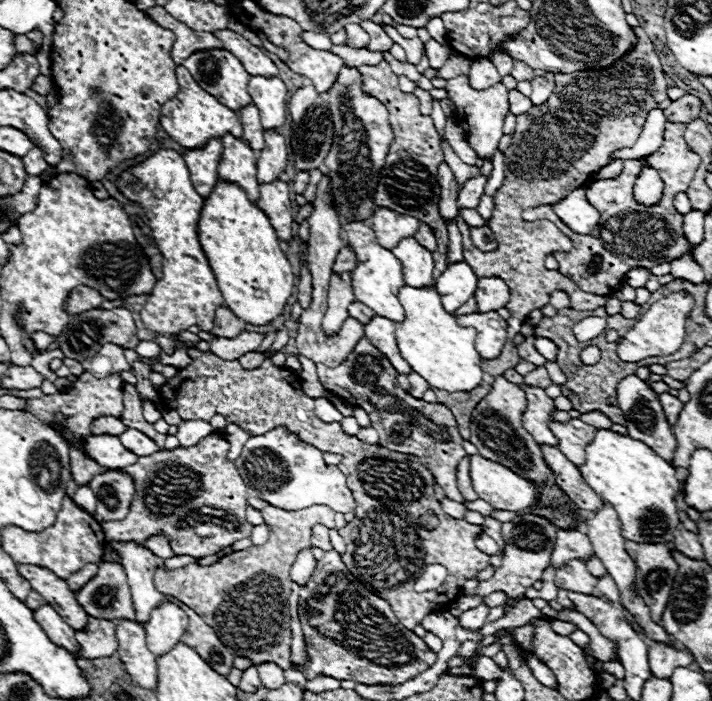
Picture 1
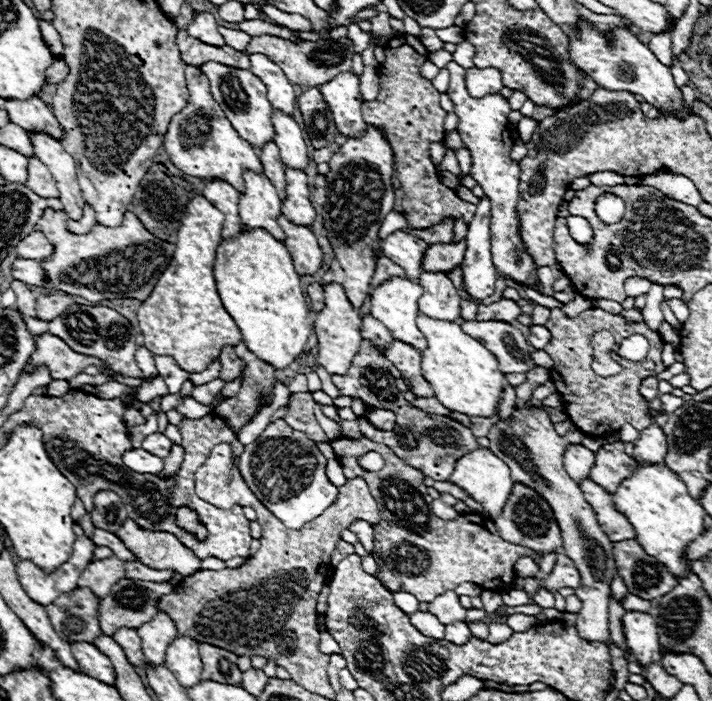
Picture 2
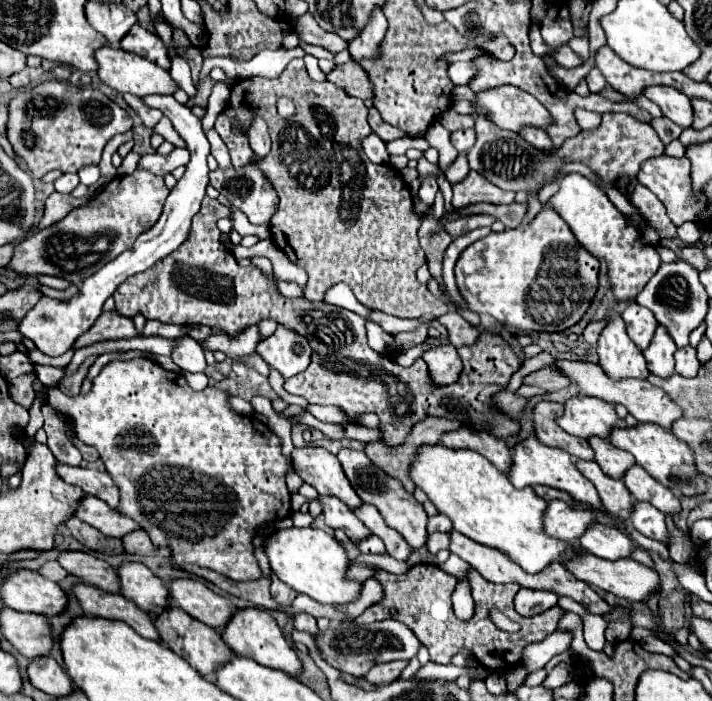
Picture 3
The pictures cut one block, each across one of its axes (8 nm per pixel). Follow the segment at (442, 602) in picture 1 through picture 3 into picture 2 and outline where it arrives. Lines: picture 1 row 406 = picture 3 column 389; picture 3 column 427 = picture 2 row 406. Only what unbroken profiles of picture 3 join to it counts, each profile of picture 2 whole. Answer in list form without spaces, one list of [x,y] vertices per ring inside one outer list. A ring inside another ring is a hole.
[[[298,392],[298,394],[290,394],[288,398],[288,412],[284,416],[284,422],[288,426],[292,426],[294,430],[304,432],[312,442],[328,442],[334,450],[334,456],[338,458],[338,462],[344,466],[352,466],[352,458],[358,458],[364,452],[378,452],[384,458],[384,468],[380,472],[368,472],[364,468],[360,468],[360,476],[366,480],[372,498],[378,502],[378,510],[380,510],[380,522],[374,526],[374,550],[372,550],[372,558],[378,564],[378,580],[390,590],[390,592],[408,592],[412,596],[416,596],[420,602],[432,602],[436,596],[444,594],[446,590],[454,590],[458,584],[462,582],[472,582],[478,584],[486,590],[506,590],[512,586],[514,580],[514,562],[520,556],[530,556],[530,558],[538,558],[534,556],[532,550],[524,548],[524,546],[516,546],[510,542],[504,542],[498,532],[494,522],[484,516],[484,514],[464,514],[462,520],[440,520],[438,516],[434,516],[432,512],[432,496],[428,494],[428,486],[424,484],[424,474],[412,466],[408,466],[406,462],[402,462],[388,446],[378,444],[368,440],[366,436],[360,438],[348,438],[348,436],[340,436],[330,440],[324,430],[320,428],[320,424],[316,422],[314,416],[314,398],[310,396],[310,392]]]

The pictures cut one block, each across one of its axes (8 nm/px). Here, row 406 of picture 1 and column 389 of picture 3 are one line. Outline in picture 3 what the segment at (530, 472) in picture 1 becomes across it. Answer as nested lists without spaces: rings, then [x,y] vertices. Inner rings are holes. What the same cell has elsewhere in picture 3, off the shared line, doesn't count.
[[[340,450],[338,460],[340,460],[340,464],[342,464],[342,468],[344,468],[344,474],[346,474],[346,478],[350,480],[352,488],[354,488],[356,494],[362,498],[362,502],[376,506],[378,512],[384,516],[386,524],[388,524],[390,528],[394,528],[396,532],[400,532],[402,538],[404,538],[412,548],[418,548],[420,538],[424,538],[424,540],[428,538],[428,532],[426,532],[428,516],[426,516],[422,504],[416,502],[414,494],[404,490],[404,486],[402,486],[400,480],[388,476],[388,474],[382,472],[378,466],[374,466],[364,452]]]

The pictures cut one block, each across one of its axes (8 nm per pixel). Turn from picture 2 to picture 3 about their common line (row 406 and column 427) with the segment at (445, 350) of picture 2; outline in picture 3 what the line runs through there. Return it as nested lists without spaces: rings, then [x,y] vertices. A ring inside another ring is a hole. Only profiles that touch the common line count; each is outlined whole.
[[[440,444],[424,446],[412,462],[410,476],[434,502],[438,512],[452,520],[454,530],[478,544],[500,550],[528,574],[538,574],[554,562],[564,564],[584,550],[580,544],[548,536],[542,520],[548,502],[538,498],[532,488],[516,490],[508,476],[478,452],[460,452]]]

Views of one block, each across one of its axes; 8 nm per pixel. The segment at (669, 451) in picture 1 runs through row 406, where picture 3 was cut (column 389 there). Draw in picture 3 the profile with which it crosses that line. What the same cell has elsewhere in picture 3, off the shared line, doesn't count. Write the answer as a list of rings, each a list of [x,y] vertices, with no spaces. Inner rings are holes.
[[[384,620],[384,622],[362,624],[362,626],[348,624],[348,622],[336,624],[316,636],[316,646],[322,658],[336,670],[346,672],[354,678],[364,678],[368,670],[376,664],[392,662],[392,660],[412,660],[420,648],[420,642],[408,626],[398,624],[396,620]]]

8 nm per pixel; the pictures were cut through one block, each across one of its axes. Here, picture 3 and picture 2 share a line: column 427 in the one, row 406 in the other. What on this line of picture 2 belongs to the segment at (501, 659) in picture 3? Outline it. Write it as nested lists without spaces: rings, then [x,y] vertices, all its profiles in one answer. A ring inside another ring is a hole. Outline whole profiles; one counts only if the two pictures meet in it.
[[[552,308],[550,310],[550,318],[548,322],[544,324],[548,328],[548,332],[552,334],[552,340],[548,342],[548,346],[544,348],[546,354],[552,356],[554,360],[554,370],[552,370],[552,380],[556,384],[556,390],[560,392],[562,396],[562,402],[564,402],[564,410],[566,414],[570,416],[570,420],[586,434],[592,434],[592,436],[602,436],[606,432],[606,428],[614,428],[614,430],[620,430],[624,424],[632,424],[634,428],[642,430],[644,426],[648,426],[652,422],[650,416],[646,416],[648,412],[648,402],[644,402],[640,396],[638,396],[638,384],[648,378],[648,376],[658,376],[660,372],[666,370],[666,366],[662,364],[662,348],[660,348],[660,334],[656,330],[650,330],[646,322],[640,322],[640,324],[630,324],[626,322],[622,316],[612,316],[600,308],[590,308],[586,312],[582,312],[578,318],[570,320],[566,314],[560,312],[560,308]],[[596,330],[608,330],[614,338],[622,340],[626,338],[628,334],[642,334],[648,338],[650,342],[650,350],[648,350],[648,356],[640,362],[630,362],[630,360],[624,360],[624,358],[618,358],[618,364],[622,366],[622,372],[616,374],[616,376],[608,376],[608,378],[602,378],[598,374],[594,374],[590,370],[590,336],[596,332]],[[646,362],[652,362],[652,370],[648,370]]]

